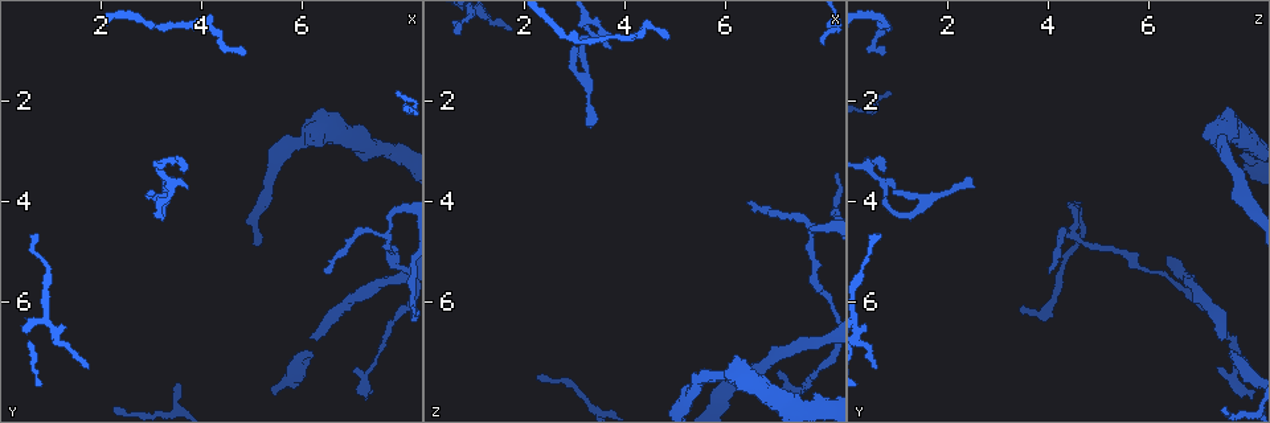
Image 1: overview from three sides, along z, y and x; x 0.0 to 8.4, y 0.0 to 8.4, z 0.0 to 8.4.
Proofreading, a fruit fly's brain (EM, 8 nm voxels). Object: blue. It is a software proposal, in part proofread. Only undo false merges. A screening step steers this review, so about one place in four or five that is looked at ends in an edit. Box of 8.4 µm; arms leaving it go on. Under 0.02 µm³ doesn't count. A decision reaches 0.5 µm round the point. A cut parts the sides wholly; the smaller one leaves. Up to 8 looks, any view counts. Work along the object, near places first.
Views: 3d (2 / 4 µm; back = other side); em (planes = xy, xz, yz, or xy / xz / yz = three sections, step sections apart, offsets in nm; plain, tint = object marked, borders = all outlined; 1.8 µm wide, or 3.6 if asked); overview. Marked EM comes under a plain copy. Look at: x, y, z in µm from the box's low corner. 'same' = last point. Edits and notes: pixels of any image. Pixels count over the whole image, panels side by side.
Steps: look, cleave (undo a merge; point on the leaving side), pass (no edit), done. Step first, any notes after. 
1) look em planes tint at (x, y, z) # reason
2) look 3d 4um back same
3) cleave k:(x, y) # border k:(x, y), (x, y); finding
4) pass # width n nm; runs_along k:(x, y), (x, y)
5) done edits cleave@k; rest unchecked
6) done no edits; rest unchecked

look 3d 4um at (3.20, 4.30, 0.95) # sharp bend

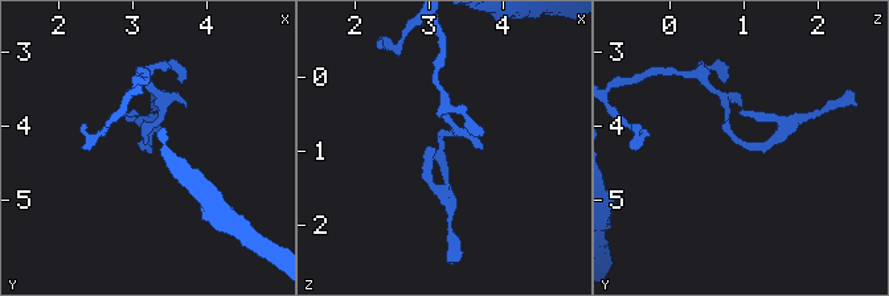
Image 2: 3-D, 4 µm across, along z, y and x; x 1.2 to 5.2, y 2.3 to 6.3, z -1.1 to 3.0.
look em xy step 16 tint at (3.10, 4.20, 0.95) # shape alone is not enough

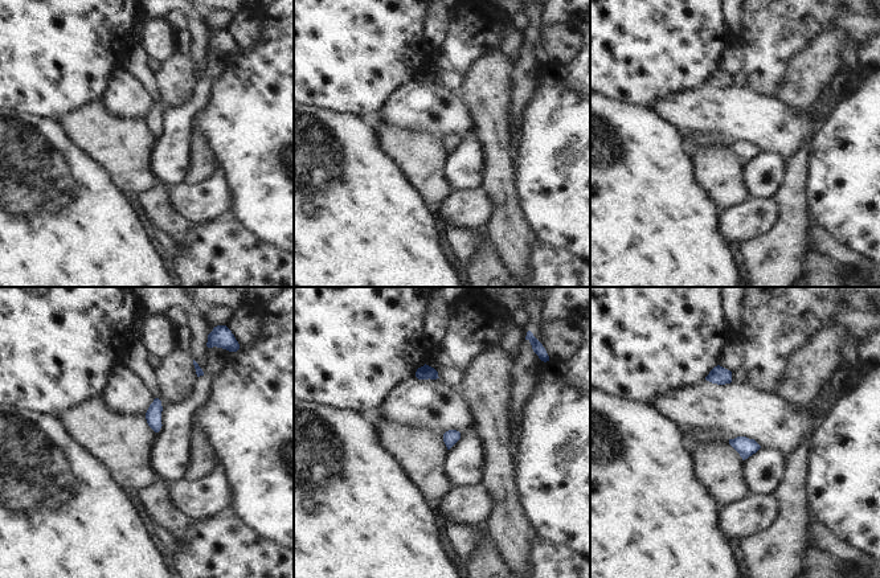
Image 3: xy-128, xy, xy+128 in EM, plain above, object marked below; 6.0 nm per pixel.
look em planes tint same # another direction

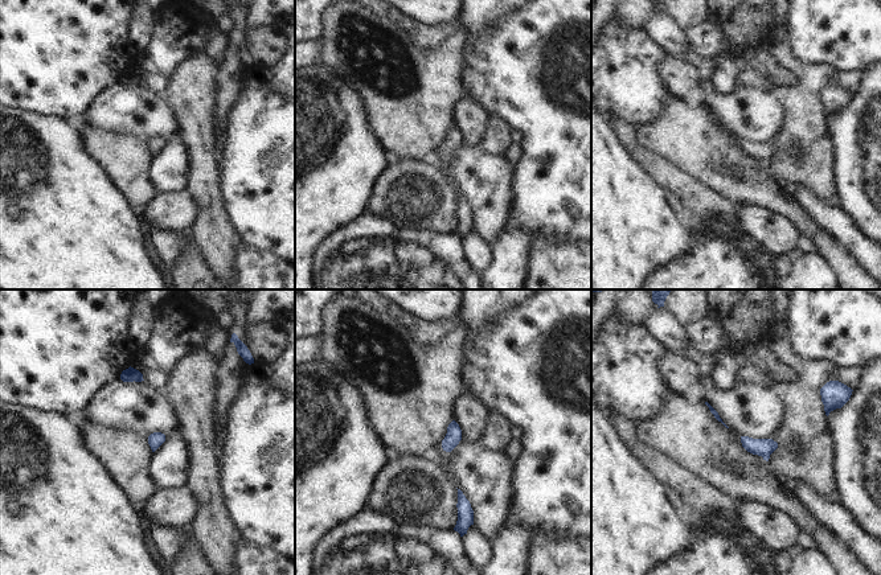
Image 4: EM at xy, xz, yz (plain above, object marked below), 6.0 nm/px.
pass # width 90 nm; one neuron here

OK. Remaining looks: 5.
look 3d 4um at (7.85, 4.20, 4.60) # sharp bend

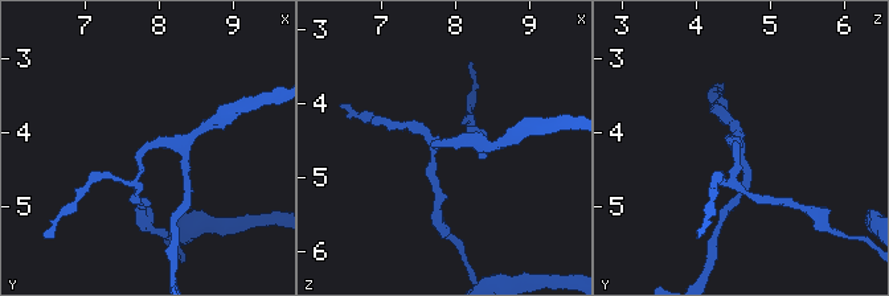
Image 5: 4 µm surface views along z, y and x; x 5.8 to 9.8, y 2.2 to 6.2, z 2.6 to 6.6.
look em xy step 16 tint at (7.90, 4.20, 4.55)

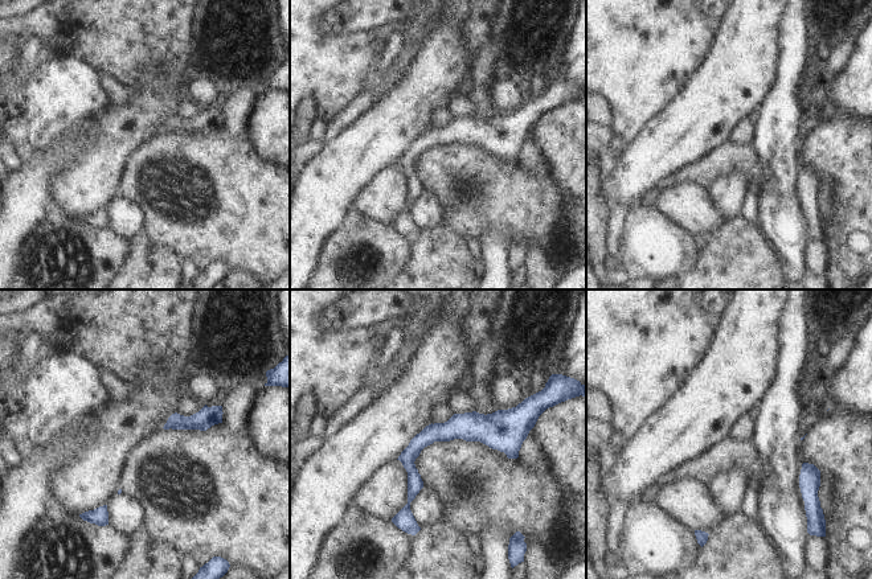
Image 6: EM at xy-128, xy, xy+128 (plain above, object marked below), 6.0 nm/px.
pass # runs_along 6:(518, 431), (429, 434), (410, 452), (406, 509); one neuron here

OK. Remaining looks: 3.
look em xz step 16 tint at (6.05, 2.85, 7.45) # sudden change in width

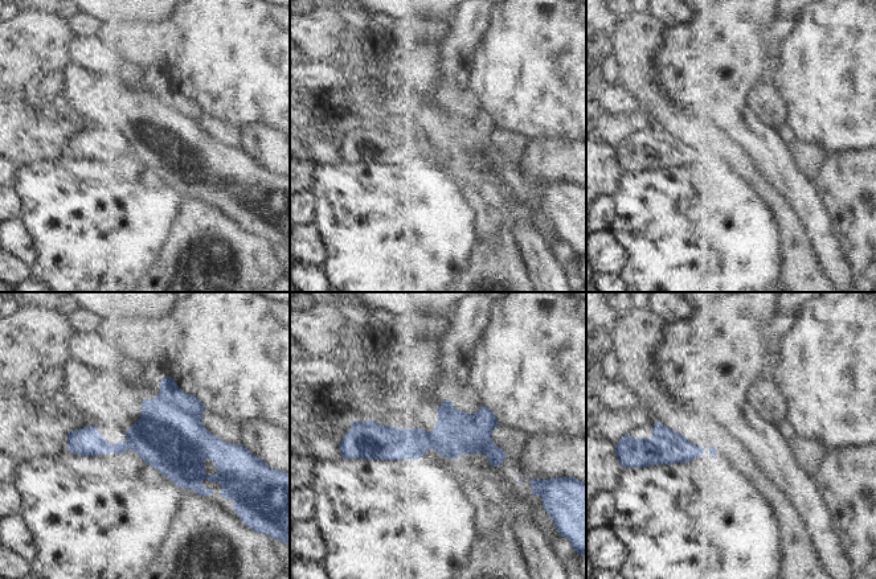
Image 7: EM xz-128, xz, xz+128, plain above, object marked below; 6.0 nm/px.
look em planes tint same

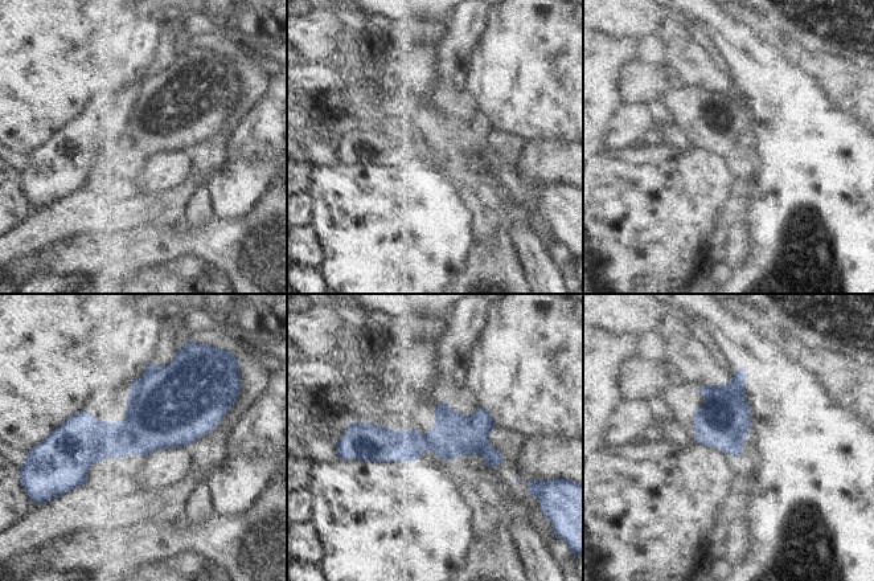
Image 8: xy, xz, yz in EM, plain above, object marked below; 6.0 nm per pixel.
cleave 8:(90, 441) # border 8:(122, 422), (130, 437), (131, 454); two neurons meet here

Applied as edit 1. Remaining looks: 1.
done edits cleave@8; rest unchecked

